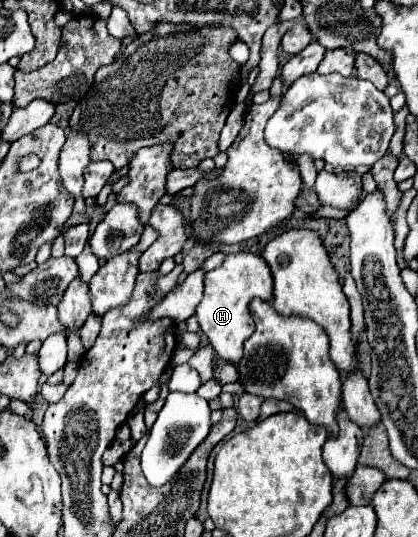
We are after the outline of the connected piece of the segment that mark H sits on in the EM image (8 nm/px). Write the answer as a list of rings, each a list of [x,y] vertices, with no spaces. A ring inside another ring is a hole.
[[[246,251],[230,253],[220,267],[206,273],[204,299],[198,303],[194,315],[220,359],[236,363],[242,357],[242,345],[254,333],[254,321],[248,311],[248,303],[254,297],[264,301],[272,299],[272,273],[260,255]]]

